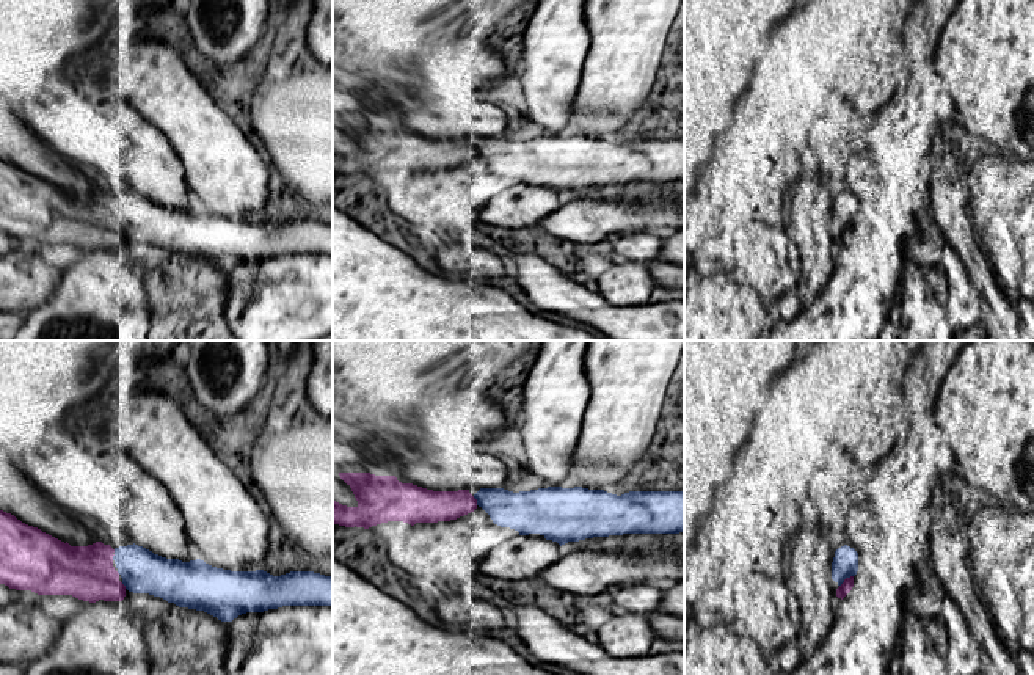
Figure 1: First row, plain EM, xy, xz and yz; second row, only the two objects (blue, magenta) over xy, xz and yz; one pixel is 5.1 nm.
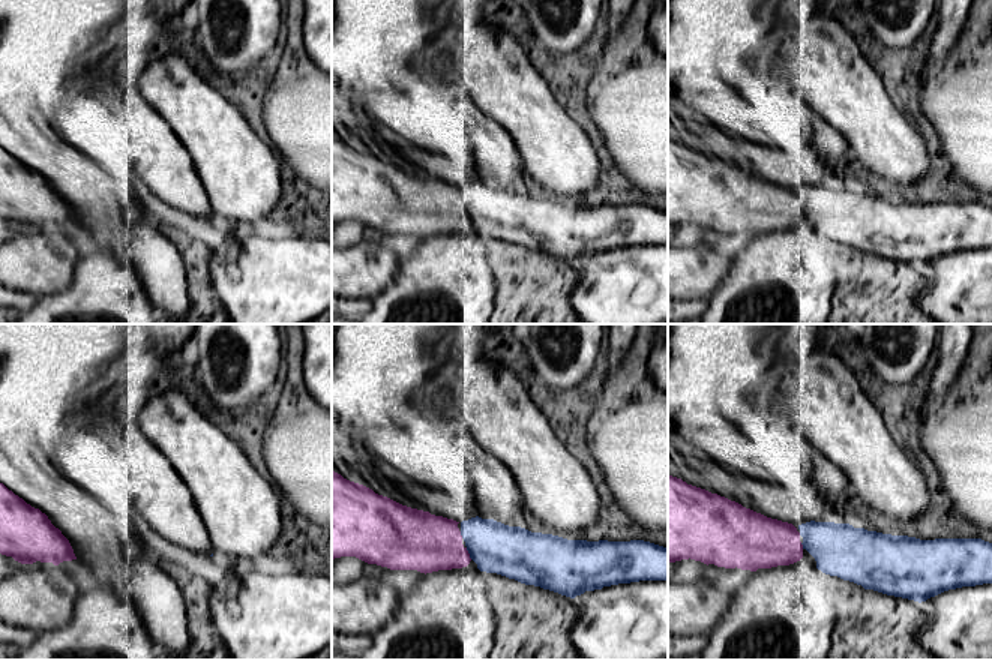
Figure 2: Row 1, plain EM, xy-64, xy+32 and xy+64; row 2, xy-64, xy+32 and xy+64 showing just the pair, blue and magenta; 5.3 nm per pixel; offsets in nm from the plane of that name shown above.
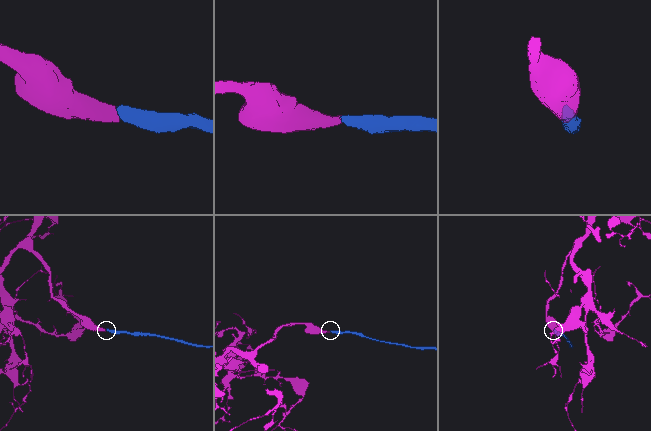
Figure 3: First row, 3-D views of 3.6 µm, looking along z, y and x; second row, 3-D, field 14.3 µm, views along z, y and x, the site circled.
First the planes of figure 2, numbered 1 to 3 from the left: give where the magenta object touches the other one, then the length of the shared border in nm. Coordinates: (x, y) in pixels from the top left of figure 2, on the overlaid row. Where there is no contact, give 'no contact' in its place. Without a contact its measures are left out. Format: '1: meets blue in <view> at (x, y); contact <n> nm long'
1: no contact
2: meets blue in xy+32 at (468, 552); contact 70 nm long
3: meets blue in xy+64 at (803, 546); contact 40 nm long

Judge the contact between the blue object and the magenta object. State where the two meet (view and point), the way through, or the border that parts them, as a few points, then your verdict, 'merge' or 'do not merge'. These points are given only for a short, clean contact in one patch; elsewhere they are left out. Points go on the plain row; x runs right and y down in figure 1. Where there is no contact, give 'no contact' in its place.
yz (844, 226) | merge

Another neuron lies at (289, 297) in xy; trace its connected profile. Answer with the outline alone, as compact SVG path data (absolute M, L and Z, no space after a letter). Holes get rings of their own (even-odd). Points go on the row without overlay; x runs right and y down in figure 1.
M282 254L264 261L246 261L232 270L223 270L226 278L224 320L226 333L235 341L320 341L333 333L333 256L331 254Z

